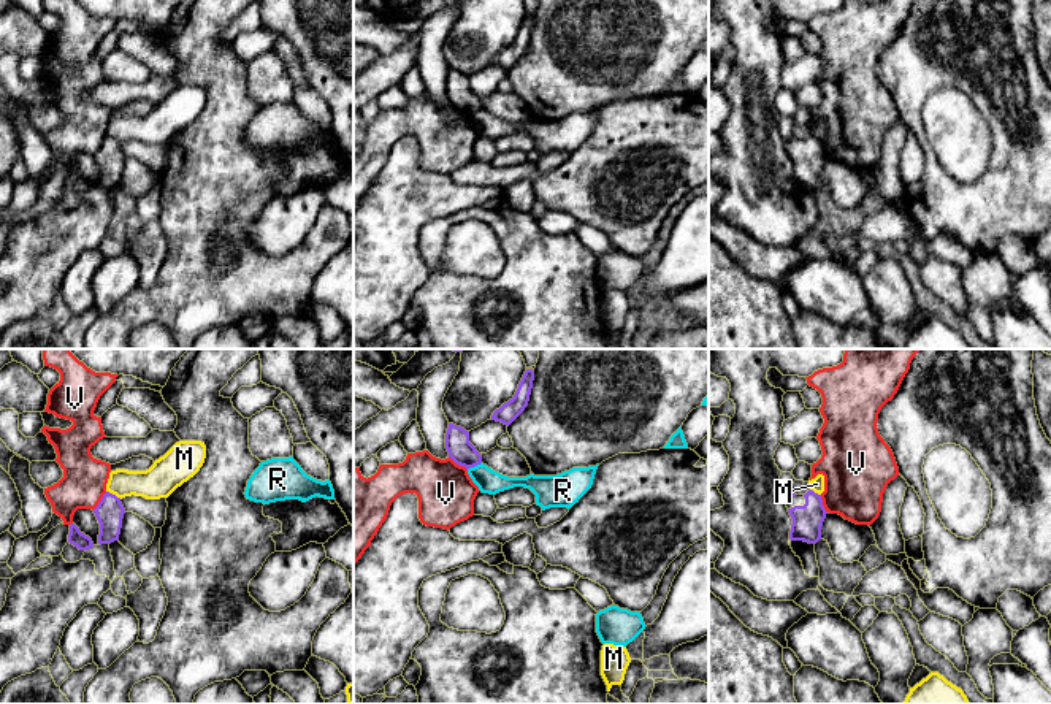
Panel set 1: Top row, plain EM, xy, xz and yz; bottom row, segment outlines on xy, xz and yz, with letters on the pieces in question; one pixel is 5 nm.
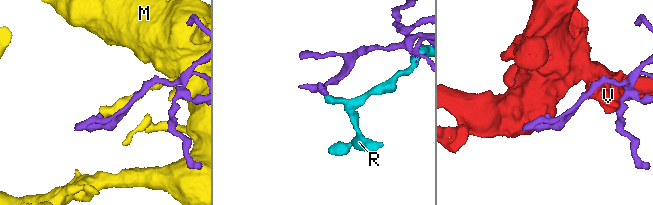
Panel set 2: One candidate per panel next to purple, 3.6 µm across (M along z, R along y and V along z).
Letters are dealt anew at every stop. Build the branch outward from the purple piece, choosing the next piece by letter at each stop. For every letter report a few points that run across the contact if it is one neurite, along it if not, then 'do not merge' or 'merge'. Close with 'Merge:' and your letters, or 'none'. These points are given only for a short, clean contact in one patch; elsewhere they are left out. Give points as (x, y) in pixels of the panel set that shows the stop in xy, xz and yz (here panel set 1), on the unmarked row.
M: line xy (107, 135), (121, 143); do not merge
R: line xz (481, 107), (468, 114); do not merge
V: line xy (107, 137), (92, 154); do not merge
Merge: none

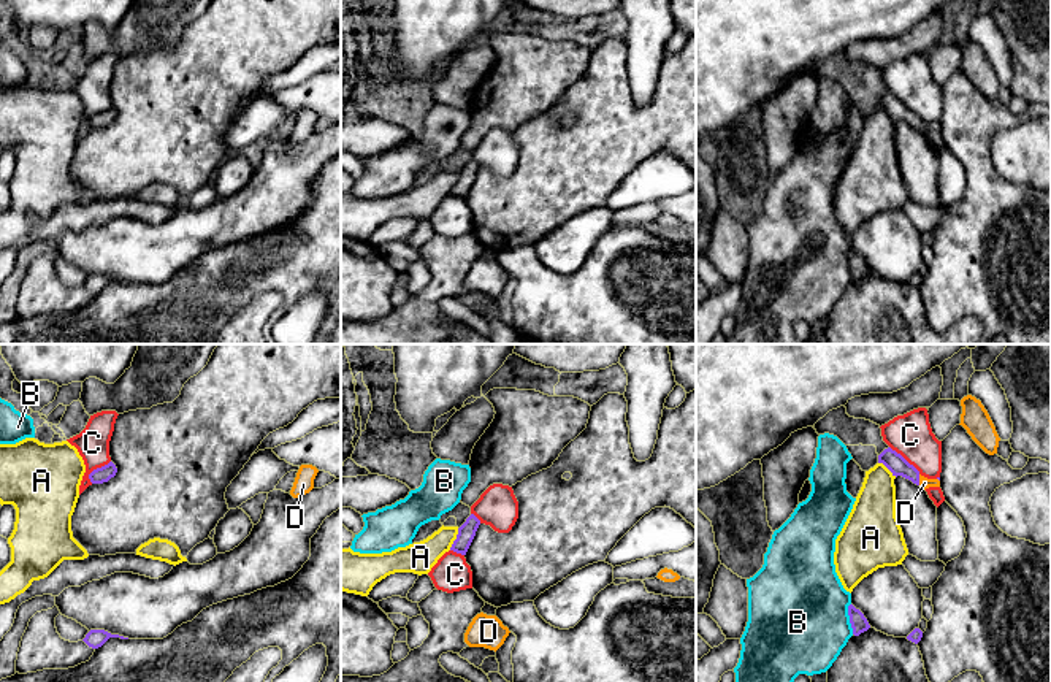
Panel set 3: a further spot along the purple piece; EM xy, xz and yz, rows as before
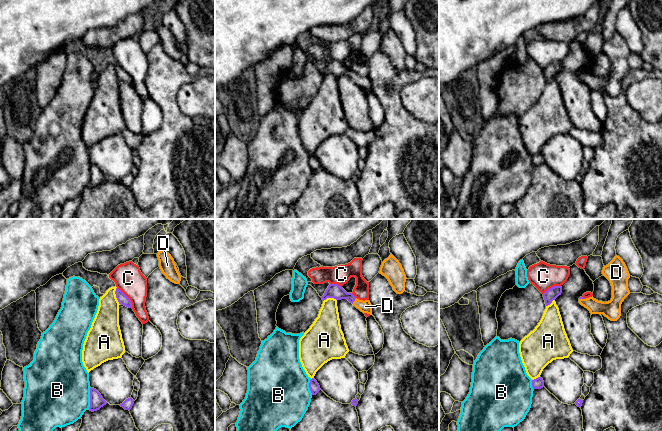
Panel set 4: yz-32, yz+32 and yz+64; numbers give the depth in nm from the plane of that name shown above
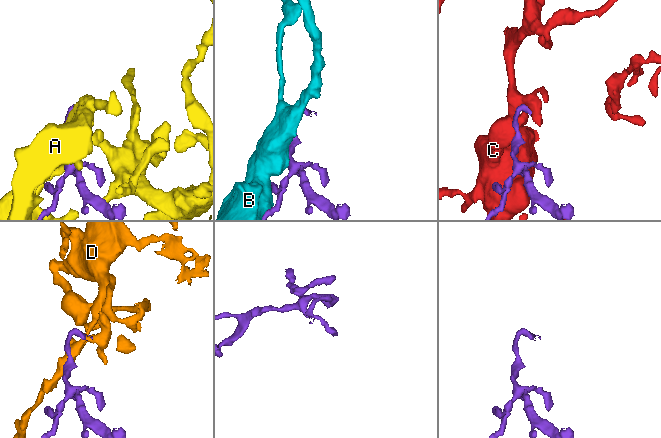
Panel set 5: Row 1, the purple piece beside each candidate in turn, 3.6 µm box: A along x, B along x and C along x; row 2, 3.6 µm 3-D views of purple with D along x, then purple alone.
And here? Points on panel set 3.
A: do not merge
B: do not merge
C: do not merge
D: line yz (896, 108), (918, 124), (924, 127); merge
Merge: D

